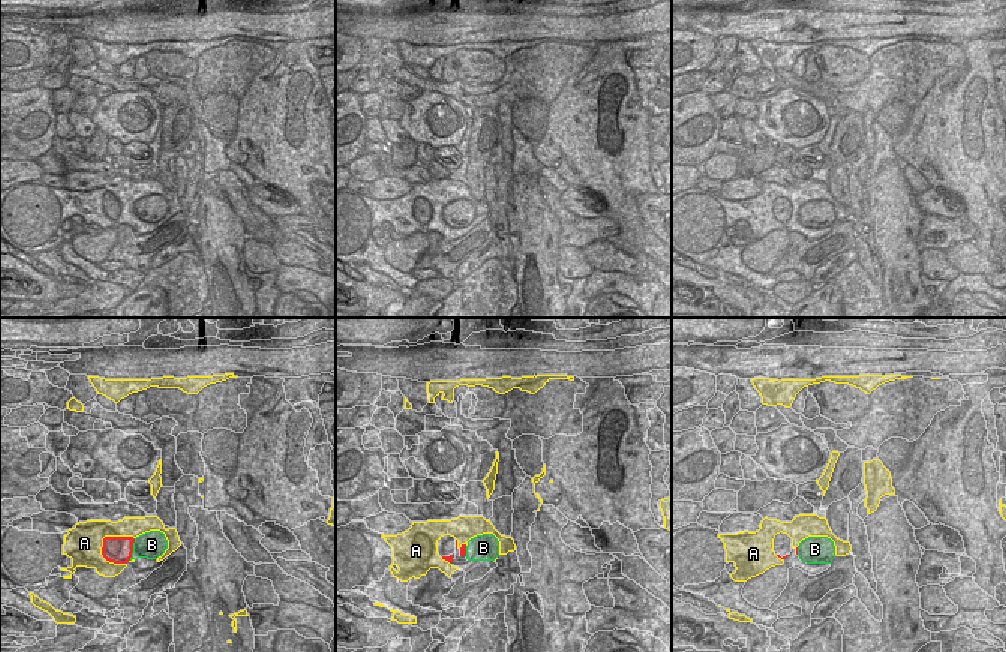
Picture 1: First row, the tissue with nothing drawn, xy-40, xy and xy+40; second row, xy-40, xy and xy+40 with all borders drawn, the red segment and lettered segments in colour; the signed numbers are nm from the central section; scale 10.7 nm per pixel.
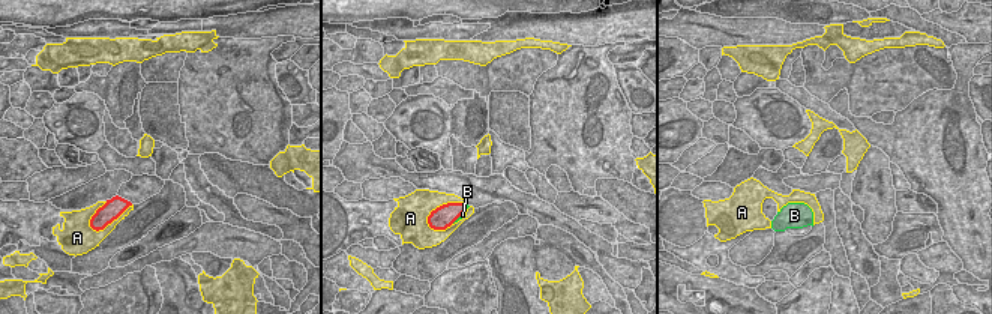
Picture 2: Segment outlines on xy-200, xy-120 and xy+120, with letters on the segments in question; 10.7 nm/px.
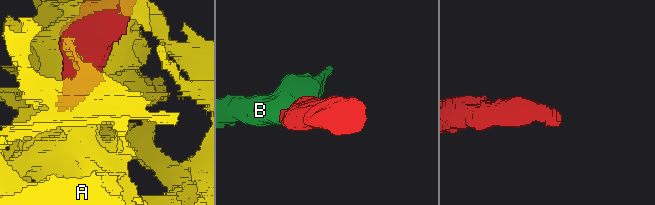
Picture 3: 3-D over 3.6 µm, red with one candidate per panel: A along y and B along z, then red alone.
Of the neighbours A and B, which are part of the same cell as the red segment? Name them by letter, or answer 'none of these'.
B

